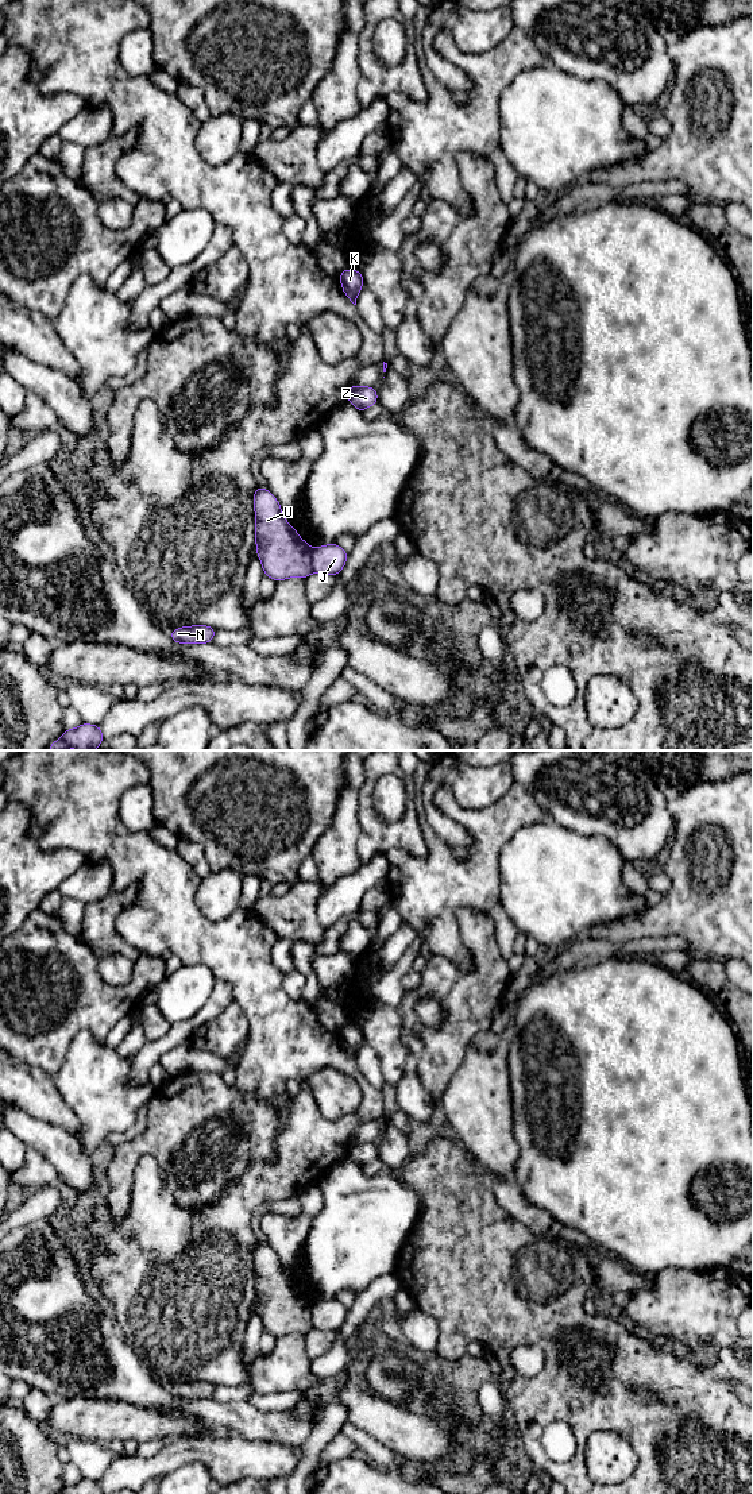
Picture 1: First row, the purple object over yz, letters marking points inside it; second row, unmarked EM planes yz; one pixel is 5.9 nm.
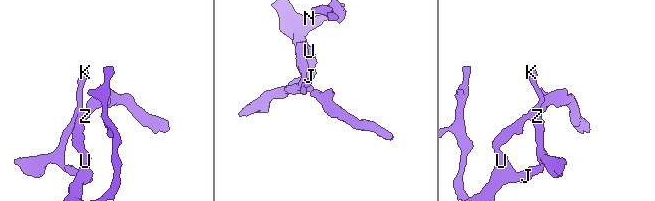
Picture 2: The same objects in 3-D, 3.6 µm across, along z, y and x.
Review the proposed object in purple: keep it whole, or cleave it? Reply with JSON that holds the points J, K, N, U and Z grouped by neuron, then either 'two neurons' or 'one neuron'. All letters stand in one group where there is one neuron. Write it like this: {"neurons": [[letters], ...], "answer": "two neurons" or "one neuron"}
{"neurons": [["J", "K", "Z"], ["N", "U"]], "answer": "two neurons"}

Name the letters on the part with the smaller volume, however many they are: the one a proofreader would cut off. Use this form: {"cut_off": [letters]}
{"cut_off": ["J", "K", "Z"]}

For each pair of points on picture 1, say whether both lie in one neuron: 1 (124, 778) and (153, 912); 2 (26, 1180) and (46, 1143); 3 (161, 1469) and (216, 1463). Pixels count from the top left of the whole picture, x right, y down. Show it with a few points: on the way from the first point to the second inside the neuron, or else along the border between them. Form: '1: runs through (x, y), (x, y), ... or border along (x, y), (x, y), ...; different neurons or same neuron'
1: runs through (109, 811), (109, 834), (153, 879); same neuron
2: border along (27, 1145), (33, 1146), (53, 1166), (58, 1177); different neurons
3: runs through (174, 1455), (203, 1455); same neuron

